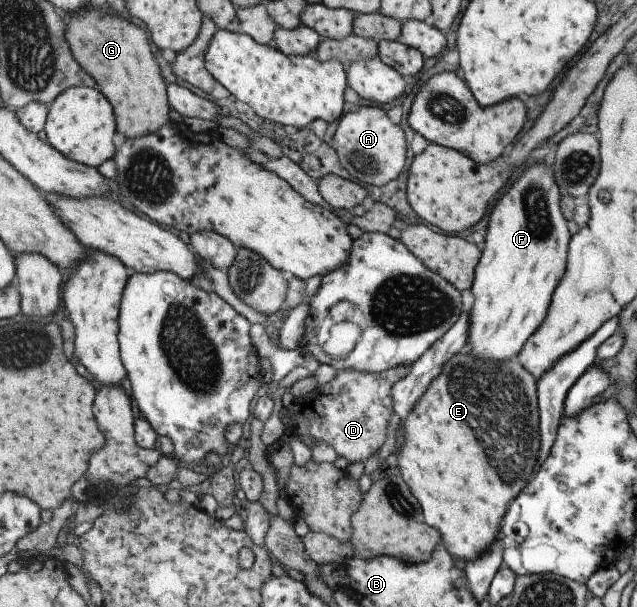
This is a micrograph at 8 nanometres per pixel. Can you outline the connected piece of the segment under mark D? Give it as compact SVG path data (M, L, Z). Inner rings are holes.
M398 365L395 368L386 370L382 373L370 373L370 372L357 372L356 370L337 370L336 378L333 381L330 381L330 383L327 383L325 385L318 385L318 388L310 393L308 396L304 398L297 399L295 403L290 407L286 408L287 411L290 413L290 427L286 427L286 430L290 432L297 433L302 438L302 441L308 445L310 449L311 448L311 438L319 439L323 441L327 441L332 447L334 447L335 451L337 452L337 455L344 456L347 459L348 464L351 464L352 462L362 462L363 464L366 462L366 460L376 451L376 449L380 449L382 444L384 443L386 439L386 427L388 425L388 421L390 419L390 416L393 411L393 403L392 398L390 395L392 386L397 382L400 381L409 371L411 370L411 366L409 369L404 369L402 365Z

